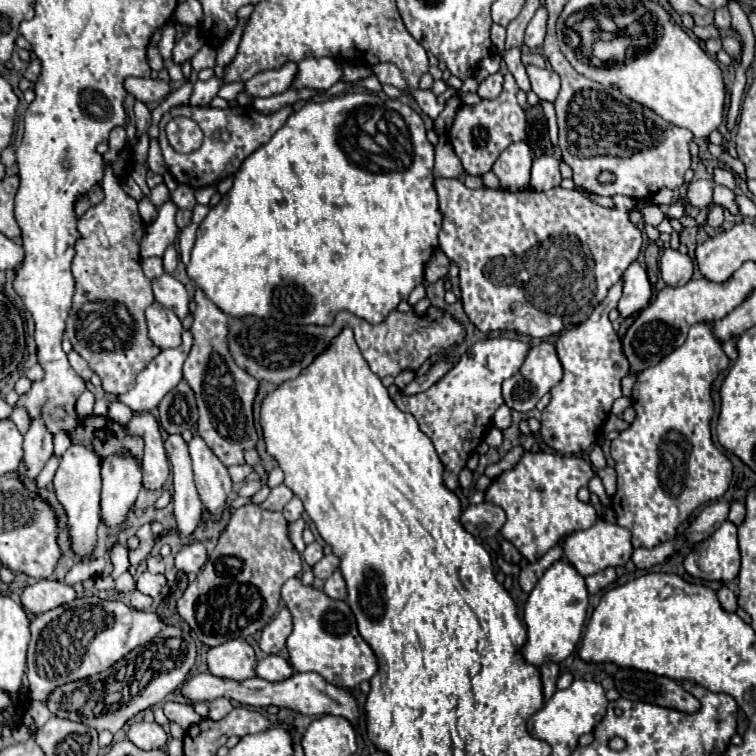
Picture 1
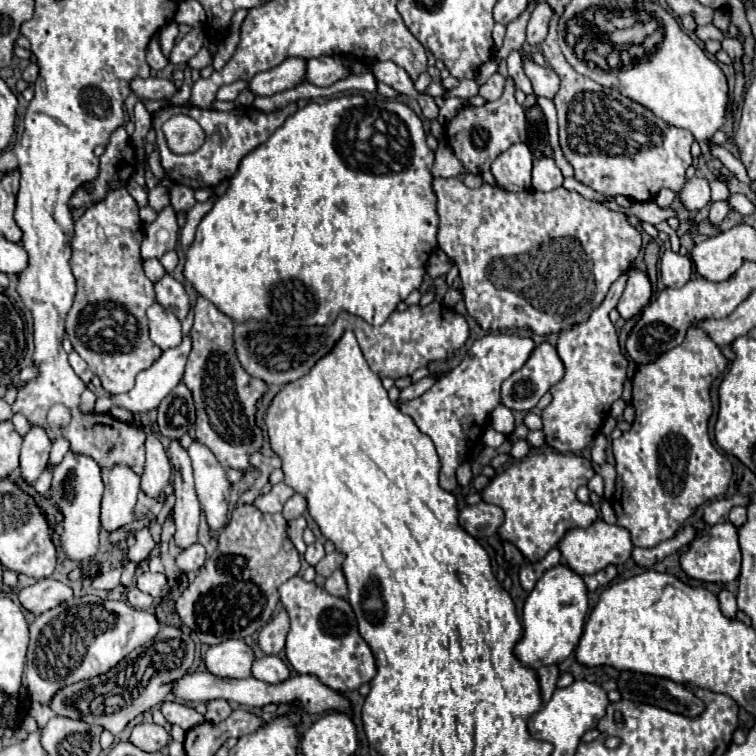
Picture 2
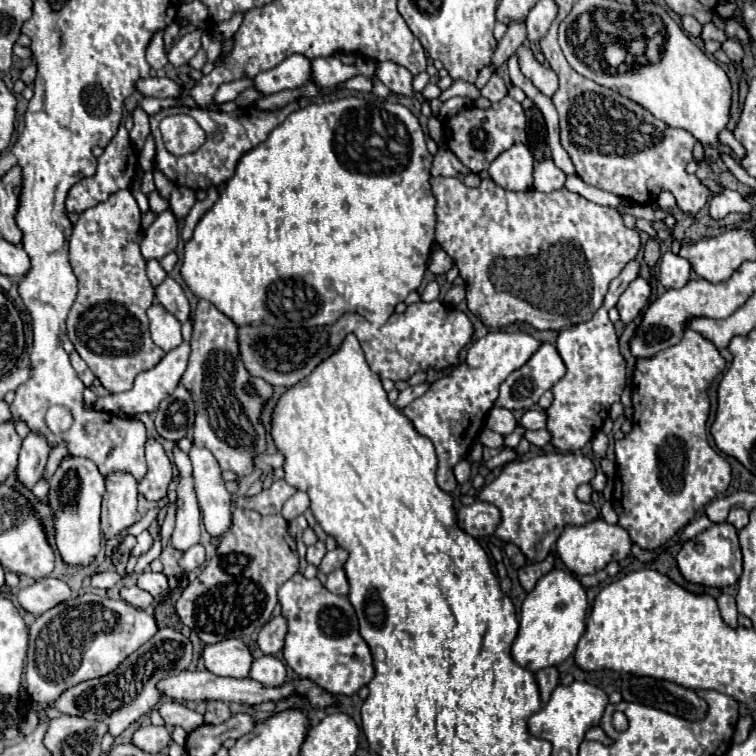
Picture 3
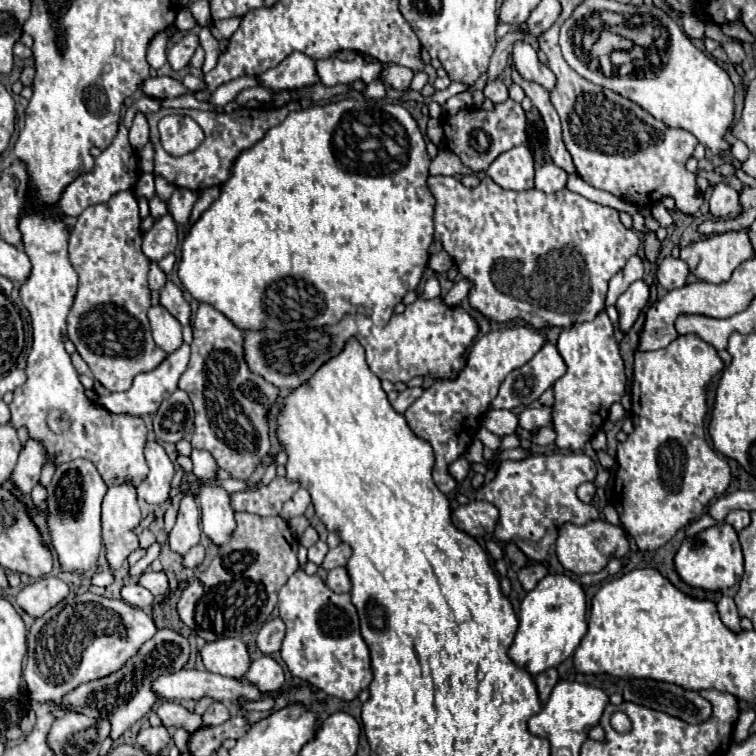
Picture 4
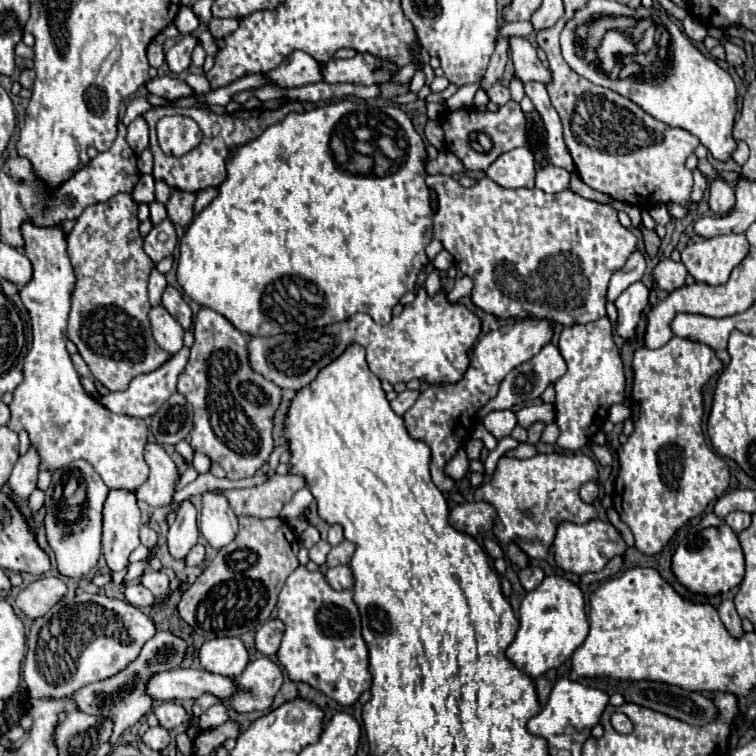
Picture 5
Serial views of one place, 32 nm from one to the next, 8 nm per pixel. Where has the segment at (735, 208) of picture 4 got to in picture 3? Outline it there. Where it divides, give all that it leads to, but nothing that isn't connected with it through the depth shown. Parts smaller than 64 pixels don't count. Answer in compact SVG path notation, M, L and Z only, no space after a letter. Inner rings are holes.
M722 188L720 194L710 198L710 216L714 220L722 220L732 212L749 214L752 210L753 206L748 200L744 200L742 194L728 188Z

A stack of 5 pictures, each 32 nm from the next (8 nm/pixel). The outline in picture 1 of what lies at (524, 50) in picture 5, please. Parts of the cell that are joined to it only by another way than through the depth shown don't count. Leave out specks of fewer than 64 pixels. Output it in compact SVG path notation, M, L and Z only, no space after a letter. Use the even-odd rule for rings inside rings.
M528 64L526 74L532 82L532 90L536 92L536 96L540 100L548 100L548 102L556 100L556 96L560 92L560 78L556 76L556 72Z

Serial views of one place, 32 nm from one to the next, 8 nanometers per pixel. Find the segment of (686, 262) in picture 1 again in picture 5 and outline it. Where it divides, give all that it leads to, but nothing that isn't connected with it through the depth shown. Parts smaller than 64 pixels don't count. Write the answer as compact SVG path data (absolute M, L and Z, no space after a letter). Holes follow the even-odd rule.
M670 258L660 260L652 270L652 280L666 292L682 288L686 276L688 276L688 270L684 268L684 264L682 262L672 262Z

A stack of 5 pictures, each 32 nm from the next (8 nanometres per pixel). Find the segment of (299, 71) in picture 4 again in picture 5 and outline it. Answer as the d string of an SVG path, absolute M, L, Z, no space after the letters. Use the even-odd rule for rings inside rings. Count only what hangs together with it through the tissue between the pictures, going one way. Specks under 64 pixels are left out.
M302 50L292 52L278 68L268 72L268 76L272 76L272 84L286 86L286 88L306 86L324 80L322 64Z

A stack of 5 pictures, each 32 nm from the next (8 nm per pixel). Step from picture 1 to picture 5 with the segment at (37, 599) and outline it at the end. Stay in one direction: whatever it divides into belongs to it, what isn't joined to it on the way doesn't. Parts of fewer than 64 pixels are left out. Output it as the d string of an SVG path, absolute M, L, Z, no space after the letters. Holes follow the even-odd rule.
M40 578L16 596L16 606L26 618L36 620L44 616L64 594L66 584L60 578Z

